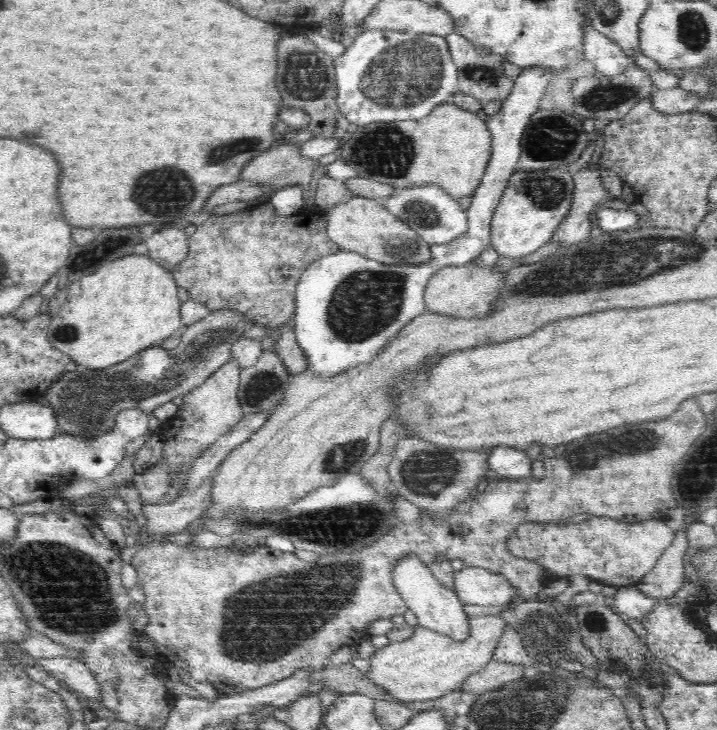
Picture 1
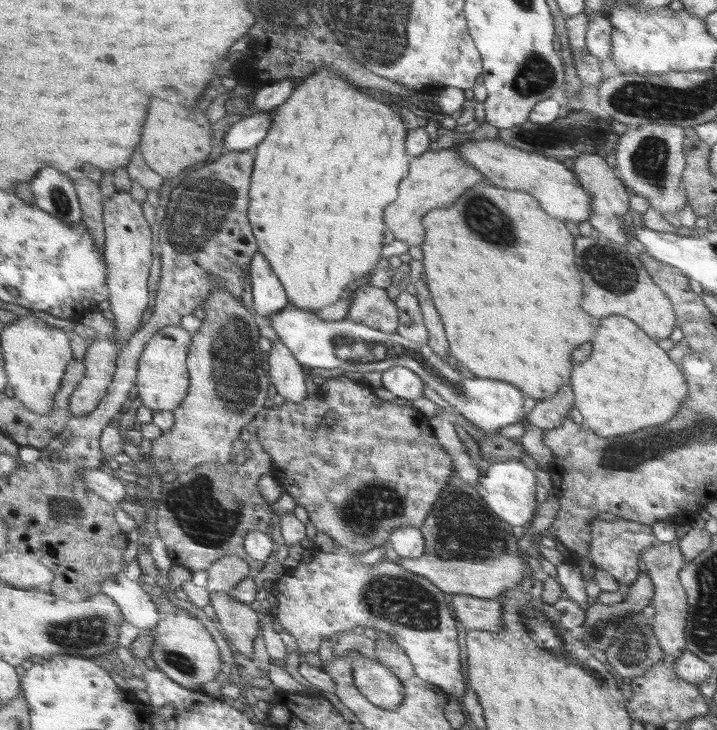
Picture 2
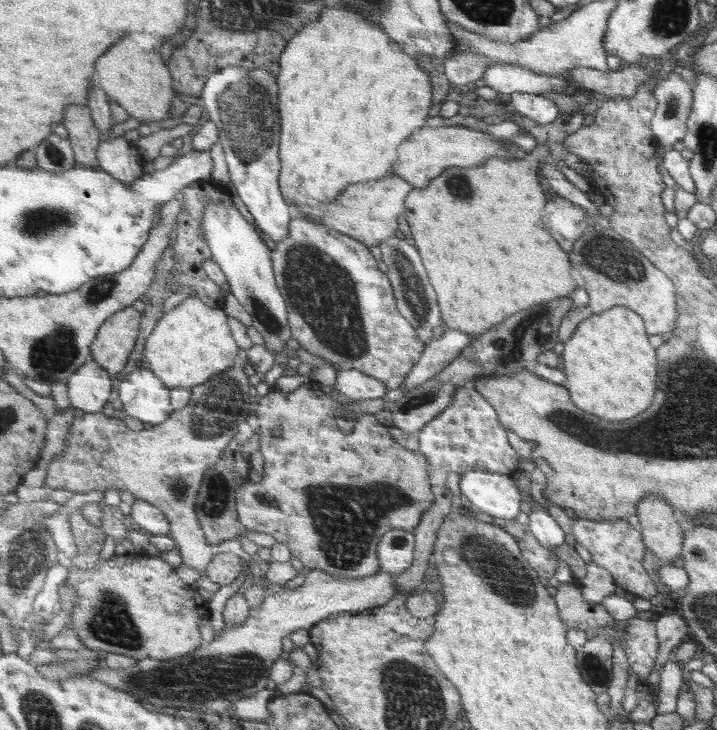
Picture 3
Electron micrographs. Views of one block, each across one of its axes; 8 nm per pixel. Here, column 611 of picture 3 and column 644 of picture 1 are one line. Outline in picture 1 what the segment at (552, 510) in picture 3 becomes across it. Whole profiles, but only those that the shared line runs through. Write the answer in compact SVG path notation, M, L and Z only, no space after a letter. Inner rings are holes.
M592 517L569 525L524 523L508 537L507 547L513 555L535 560L560 579L570 580L582 574L618 588L637 586L674 537L675 532L662 519L625 523L608 517Z

